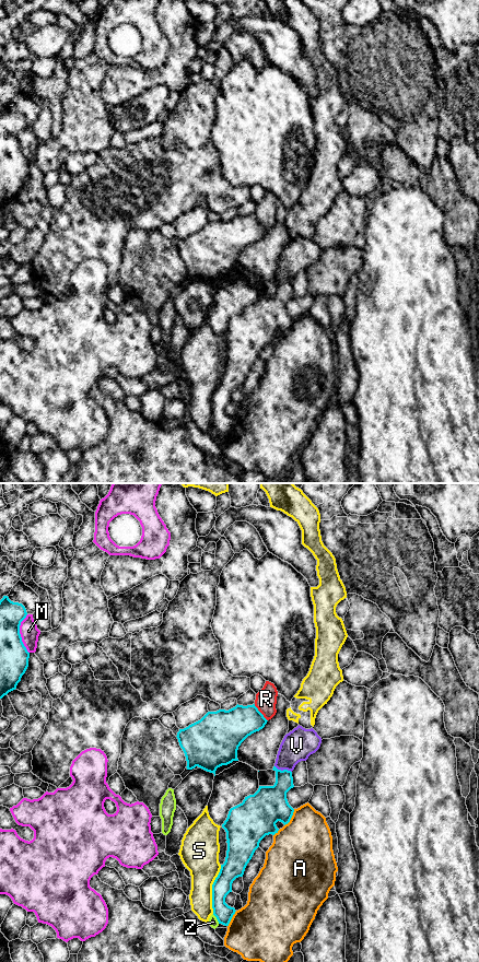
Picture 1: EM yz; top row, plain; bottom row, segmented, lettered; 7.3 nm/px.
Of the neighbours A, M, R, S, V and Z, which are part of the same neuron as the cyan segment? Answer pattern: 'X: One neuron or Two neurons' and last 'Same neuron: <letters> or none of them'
A: Two neurons
M: Two neurons
R: Two neurons
S: Two neurons
V: Two neurons
Z: Two neurons
Same neuron: none of them

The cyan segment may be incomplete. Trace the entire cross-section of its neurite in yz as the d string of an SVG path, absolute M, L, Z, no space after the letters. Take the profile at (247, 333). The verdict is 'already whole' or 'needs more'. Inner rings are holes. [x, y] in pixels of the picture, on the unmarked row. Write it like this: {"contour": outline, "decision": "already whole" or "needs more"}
{"contour": "M272 279L276 282L276 293L273 296L259 296L254 305L245 307L242 314L230 319L229 325L222 338L226 342L227 361L220 383L212 395L212 419L213 425L219 434L229 436L235 419L225 413L226 406L232 402L232 394L243 387L245 378L252 369L255 361L259 357L260 351L269 344L274 345L279 339L276 333L288 335L293 326L294 319L289 315L287 303L294 297L292 282L288 280Z", "decision": "already whole"}

